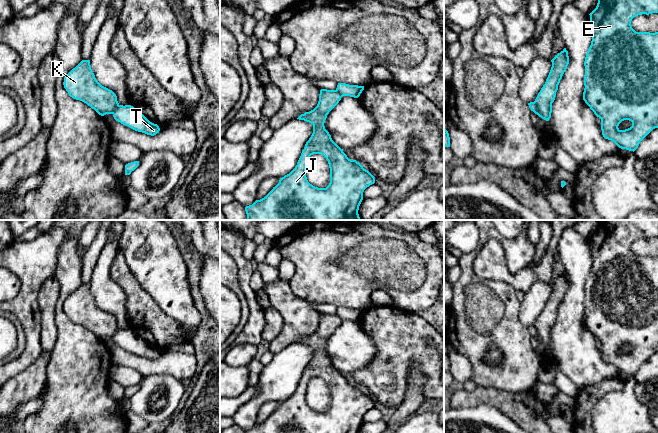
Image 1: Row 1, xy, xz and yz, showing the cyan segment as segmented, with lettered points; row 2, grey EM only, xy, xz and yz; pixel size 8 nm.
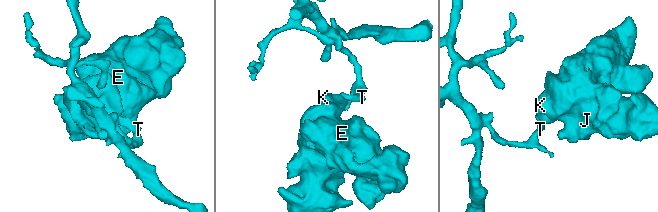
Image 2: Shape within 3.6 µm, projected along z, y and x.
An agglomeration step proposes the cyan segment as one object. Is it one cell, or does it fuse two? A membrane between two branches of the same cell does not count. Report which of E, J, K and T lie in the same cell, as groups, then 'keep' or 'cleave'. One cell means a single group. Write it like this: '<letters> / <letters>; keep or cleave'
E J K / T; cleave

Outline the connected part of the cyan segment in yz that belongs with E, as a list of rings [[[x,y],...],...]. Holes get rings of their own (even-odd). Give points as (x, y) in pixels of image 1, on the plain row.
[[[599,220],[596,232],[589,238],[590,250],[592,256],[591,269],[587,275],[584,290],[584,316],[583,324],[594,336],[594,338],[601,343],[602,359],[605,363],[613,365],[619,372],[629,375],[635,375],[640,366],[655,352],[658,352],[658,256],[636,256],[631,249],[631,245],[634,241],[642,238],[658,237],[658,220]],[[629,344],[632,346],[632,350],[625,354],[618,352],[619,348]]]

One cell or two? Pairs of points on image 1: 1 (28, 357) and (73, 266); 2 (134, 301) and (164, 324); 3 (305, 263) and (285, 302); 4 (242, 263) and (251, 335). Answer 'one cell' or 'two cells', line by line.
1: two cells
2: one cell
3: two cells
4: one cell

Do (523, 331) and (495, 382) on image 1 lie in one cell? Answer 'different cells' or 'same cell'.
same cell

